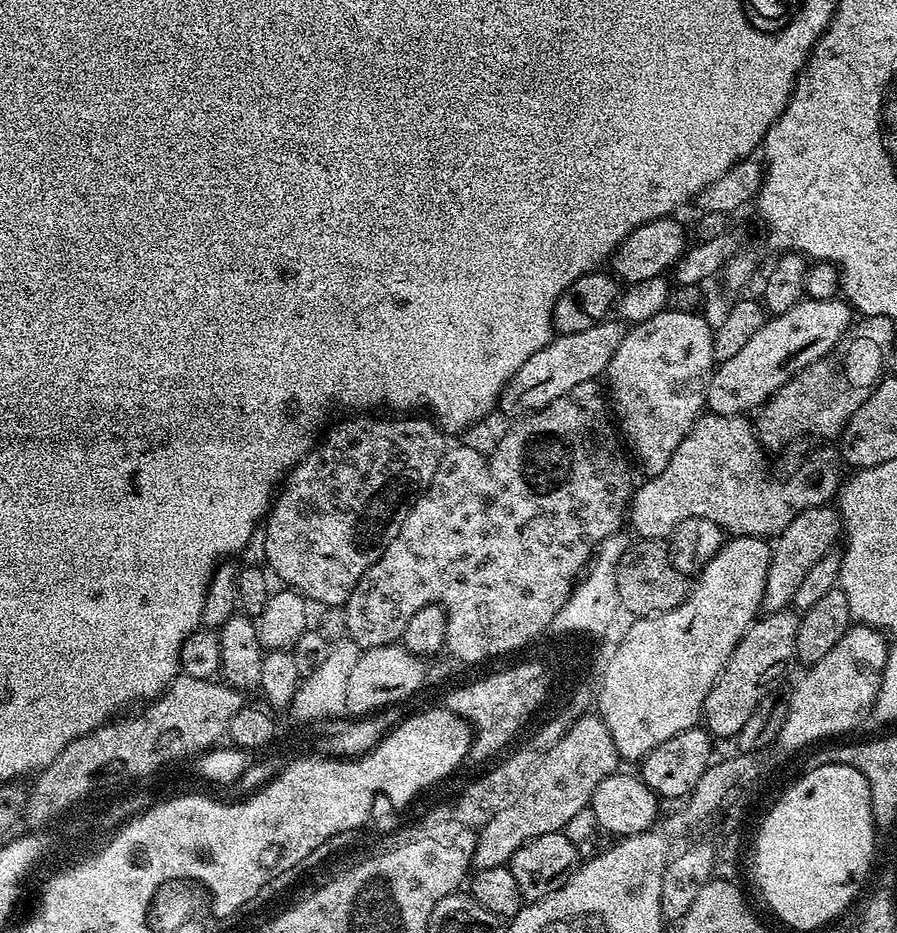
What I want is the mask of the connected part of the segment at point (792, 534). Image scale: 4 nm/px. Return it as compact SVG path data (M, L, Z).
M835 507L807 508L798 513L794 522L786 526L772 544L772 558L766 574L766 590L760 602L765 613L785 611L792 604L798 585L804 581L806 574L827 552L837 547L836 539L842 536L842 517Z

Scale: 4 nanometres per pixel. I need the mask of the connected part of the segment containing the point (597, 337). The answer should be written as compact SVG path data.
M605 318L599 324L581 332L557 335L542 350L538 350L538 354L526 358L526 362L522 362L522 366L518 366L516 373L508 379L508 385L498 401L499 411L504 411L506 415L512 416L511 418L520 418L546 407L582 382L603 377L625 331L625 325L619 319Z

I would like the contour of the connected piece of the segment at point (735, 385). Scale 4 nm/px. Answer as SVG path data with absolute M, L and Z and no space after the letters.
M805 298L790 306L790 310L765 319L762 330L758 330L758 334L754 334L754 338L750 338L750 342L746 342L746 346L742 346L742 350L734 354L734 358L722 362L713 371L711 378L708 379L707 411L713 416L742 416L751 413L751 408L759 409L783 384L790 382L801 370L810 366L810 362L818 362L818 358L832 351L853 323L853 309L843 298L830 300Z

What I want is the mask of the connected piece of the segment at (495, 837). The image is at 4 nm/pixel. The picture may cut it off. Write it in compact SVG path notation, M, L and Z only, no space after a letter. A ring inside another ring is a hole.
M585 714L578 718L578 722L574 722L574 726L566 730L564 737L523 777L522 787L509 799L506 810L498 810L498 814L494 814L494 818L479 829L477 836L480 837L474 840L471 867L478 869L505 866L527 840L542 834L563 832L566 822L570 822L574 814L591 805L594 790L598 790L598 782L617 771L620 763L620 756L617 755L614 742L610 738L610 730L606 730L604 719L599 714Z

